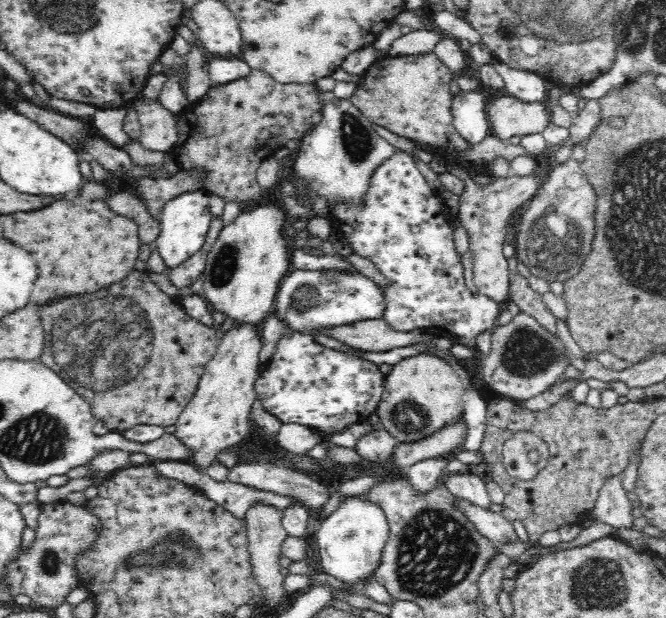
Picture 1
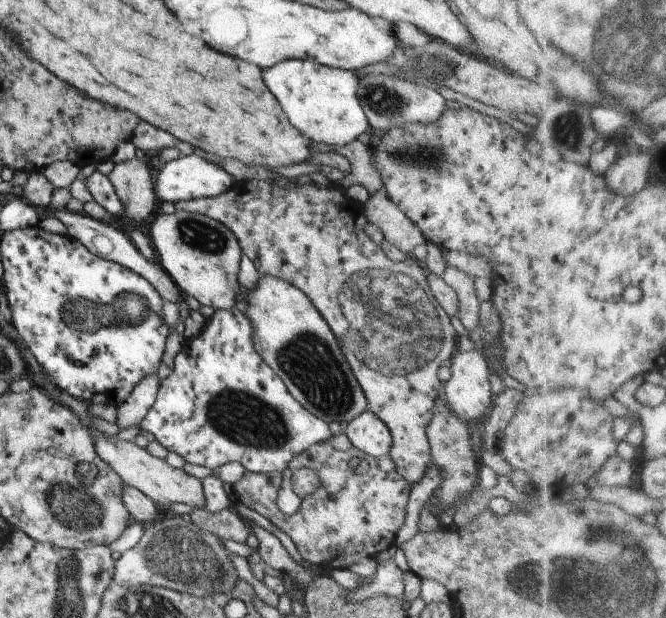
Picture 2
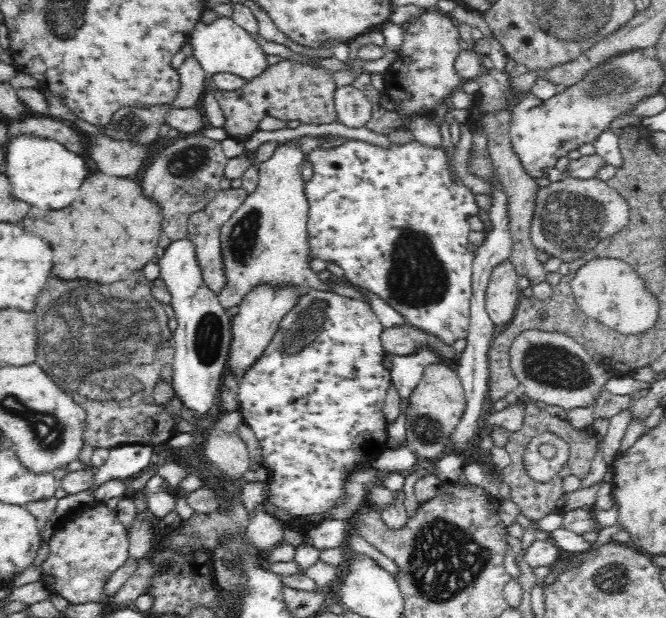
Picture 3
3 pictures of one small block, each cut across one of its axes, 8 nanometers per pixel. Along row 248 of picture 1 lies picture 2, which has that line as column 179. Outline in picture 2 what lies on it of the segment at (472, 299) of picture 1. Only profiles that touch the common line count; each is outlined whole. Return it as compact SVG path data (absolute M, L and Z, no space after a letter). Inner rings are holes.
M234 306L231 309L216 309L212 318L206 322L206 327L202 333L184 340L182 349L175 357L174 370L160 384L154 404L143 418L140 428L142 432L154 434L155 440L162 444L164 448L167 448L167 452L176 452L184 458L185 462L190 462L190 464L200 464L200 466L206 466L206 468L218 472L220 466L227 462L240 462L246 471L268 474L284 470L294 456L304 452L309 446L327 442L333 436L328 425L326 421L322 421L321 418L315 417L309 410L306 410L288 392L282 379L274 374L274 371L265 363L265 360L262 360L253 345L253 326L250 324L249 318Z

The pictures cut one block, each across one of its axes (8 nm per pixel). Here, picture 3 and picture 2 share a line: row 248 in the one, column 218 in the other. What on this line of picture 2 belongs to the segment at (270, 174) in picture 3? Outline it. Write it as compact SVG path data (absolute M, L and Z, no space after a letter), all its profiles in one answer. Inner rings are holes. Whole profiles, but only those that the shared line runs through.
M175 211L172 214L156 214L150 224L149 237L158 254L161 268L175 282L183 296L192 296L200 304L210 306L214 310L234 307L237 299L240 299L239 270L243 252L236 235L227 226L200 213Z

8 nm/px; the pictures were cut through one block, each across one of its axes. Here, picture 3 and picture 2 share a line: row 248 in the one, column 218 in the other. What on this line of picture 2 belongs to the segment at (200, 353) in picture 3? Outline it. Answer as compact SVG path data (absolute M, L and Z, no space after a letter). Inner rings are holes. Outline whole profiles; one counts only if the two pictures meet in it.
M180 155L180 158L167 162L158 172L154 183L155 194L164 202L192 200L197 198L212 198L225 193L236 182L234 176L216 166L216 162L208 162L202 156Z

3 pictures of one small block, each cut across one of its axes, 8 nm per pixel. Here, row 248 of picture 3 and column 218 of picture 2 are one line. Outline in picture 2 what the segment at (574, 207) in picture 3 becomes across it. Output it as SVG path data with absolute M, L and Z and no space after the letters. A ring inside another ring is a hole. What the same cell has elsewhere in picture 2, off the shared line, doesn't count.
M180 515L166 516L162 520L147 523L138 544L115 561L113 582L126 587L154 585L198 598L208 597L210 593L226 592L240 579L228 555L222 540L216 535L201 530Z

